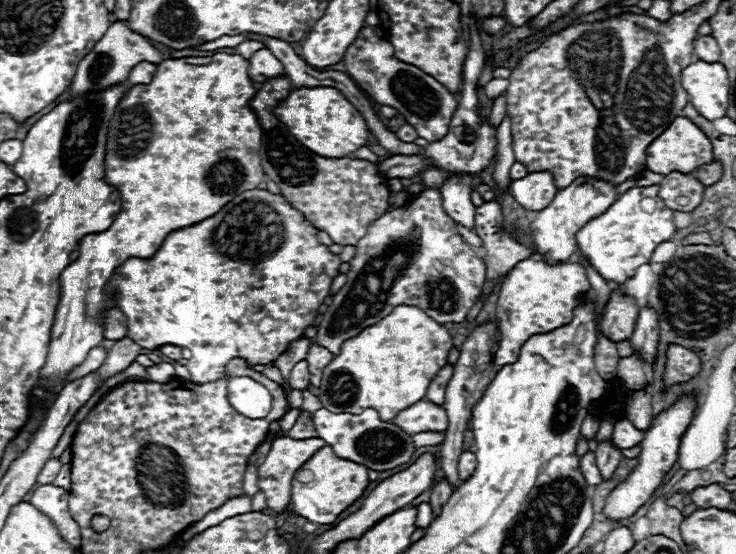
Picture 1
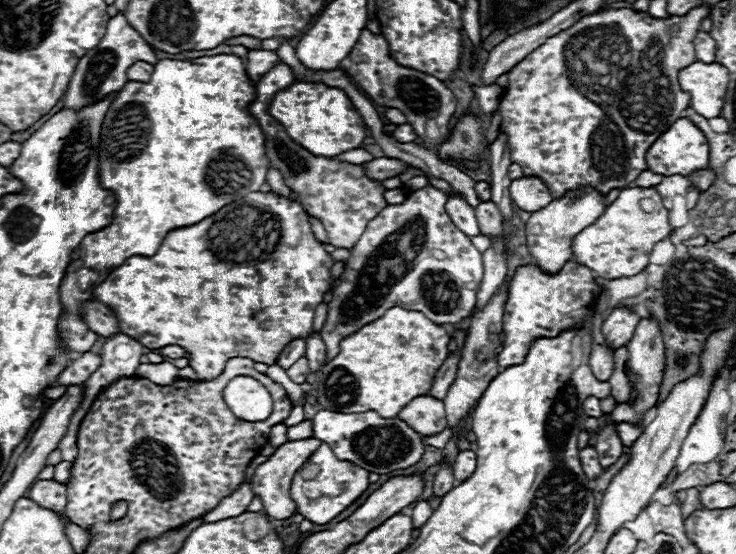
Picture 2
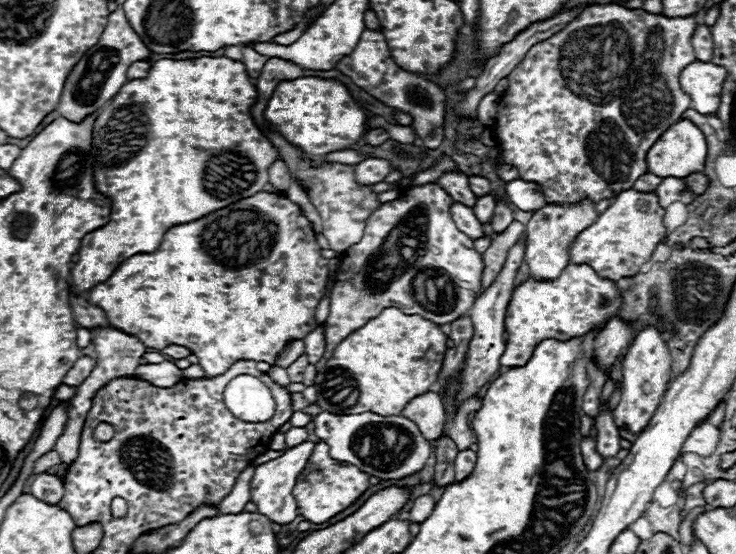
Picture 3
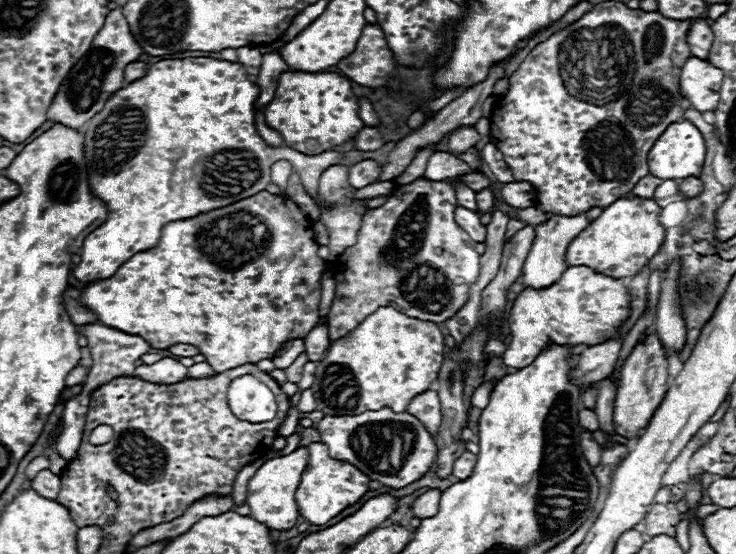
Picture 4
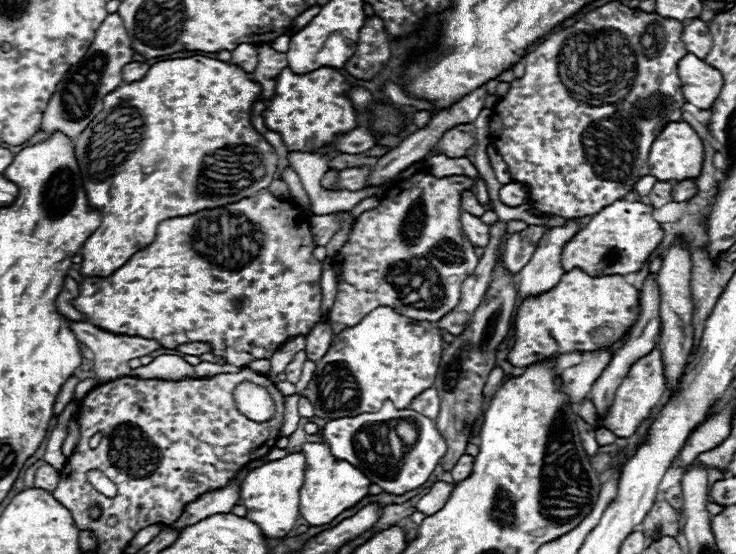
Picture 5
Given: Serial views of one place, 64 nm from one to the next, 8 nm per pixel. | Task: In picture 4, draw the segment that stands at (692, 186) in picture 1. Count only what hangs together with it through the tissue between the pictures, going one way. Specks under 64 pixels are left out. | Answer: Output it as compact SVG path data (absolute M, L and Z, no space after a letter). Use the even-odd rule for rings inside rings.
M664 180L664 182L654 190L654 196L652 196L652 198L656 200L656 204L658 204L660 208L664 208L664 206L670 204L670 202L684 200L682 194L678 192L678 182L676 182L676 180Z

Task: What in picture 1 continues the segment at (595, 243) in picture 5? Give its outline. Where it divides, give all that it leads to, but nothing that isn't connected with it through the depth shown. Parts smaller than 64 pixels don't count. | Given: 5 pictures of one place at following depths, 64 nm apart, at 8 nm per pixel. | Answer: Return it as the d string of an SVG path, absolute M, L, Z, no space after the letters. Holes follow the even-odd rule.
M658 186L630 188L604 214L588 222L576 234L578 250L604 280L624 282L632 278L642 264L650 262L656 244L672 238L672 234L676 232L672 214L674 212L668 210L658 196ZM646 200L650 200L650 210L646 210L644 206Z

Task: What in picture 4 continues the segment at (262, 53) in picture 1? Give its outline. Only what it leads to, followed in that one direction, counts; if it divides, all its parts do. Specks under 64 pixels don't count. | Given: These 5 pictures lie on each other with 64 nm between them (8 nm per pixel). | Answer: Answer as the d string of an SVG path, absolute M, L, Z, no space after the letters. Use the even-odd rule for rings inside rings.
M242 46L236 50L238 54L238 62L246 68L248 74L258 74L260 70L260 62L262 62L262 54L256 46Z

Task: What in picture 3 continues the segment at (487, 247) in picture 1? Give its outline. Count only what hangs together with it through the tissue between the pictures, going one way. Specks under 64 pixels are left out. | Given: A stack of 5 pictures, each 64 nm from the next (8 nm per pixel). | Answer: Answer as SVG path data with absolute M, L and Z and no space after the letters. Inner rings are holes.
M490 194L480 196L480 206L476 210L476 218L480 218L480 222L490 222L490 218L494 214L494 208L496 208L496 202Z

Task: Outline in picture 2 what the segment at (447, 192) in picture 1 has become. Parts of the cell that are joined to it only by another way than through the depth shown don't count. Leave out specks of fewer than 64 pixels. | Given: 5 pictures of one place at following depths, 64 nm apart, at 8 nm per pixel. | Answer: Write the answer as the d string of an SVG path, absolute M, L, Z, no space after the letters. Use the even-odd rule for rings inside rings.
M448 196L448 206L446 206L452 222L456 222L456 226L460 230L464 230L464 234L468 236L478 236L480 228L474 216L474 208L460 196Z

